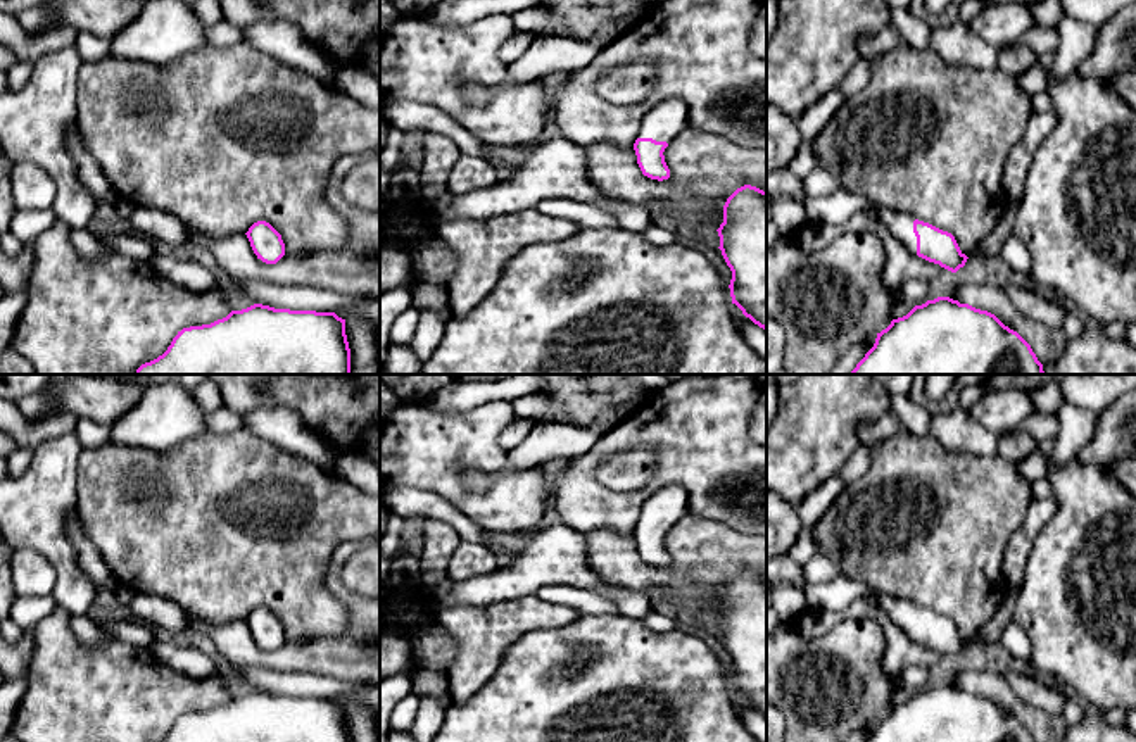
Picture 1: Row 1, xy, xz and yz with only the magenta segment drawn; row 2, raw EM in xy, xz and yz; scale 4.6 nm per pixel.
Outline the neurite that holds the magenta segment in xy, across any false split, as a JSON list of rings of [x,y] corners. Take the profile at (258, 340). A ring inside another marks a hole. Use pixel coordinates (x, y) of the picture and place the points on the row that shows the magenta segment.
[[[254,304],[211,324],[183,328],[162,355],[135,374],[350,374],[345,319]]]

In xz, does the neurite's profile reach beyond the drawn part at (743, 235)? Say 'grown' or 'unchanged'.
unchanged

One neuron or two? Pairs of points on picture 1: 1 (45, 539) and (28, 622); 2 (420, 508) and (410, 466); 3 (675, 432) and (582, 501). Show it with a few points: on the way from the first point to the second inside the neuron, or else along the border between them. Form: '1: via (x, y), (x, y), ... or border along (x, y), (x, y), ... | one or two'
1: border along (50, 594), (57, 604) | two
2: border along (397, 484), (434, 490), (453, 504) | two
3: via (644, 432), (627, 433), (612, 442), (582, 470) | one

